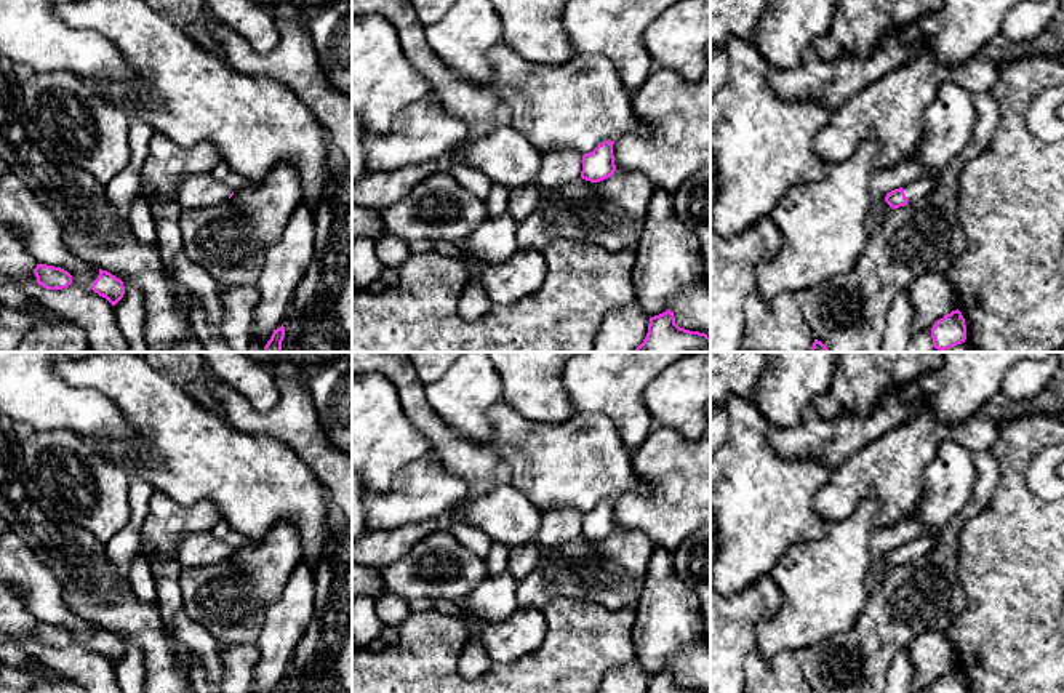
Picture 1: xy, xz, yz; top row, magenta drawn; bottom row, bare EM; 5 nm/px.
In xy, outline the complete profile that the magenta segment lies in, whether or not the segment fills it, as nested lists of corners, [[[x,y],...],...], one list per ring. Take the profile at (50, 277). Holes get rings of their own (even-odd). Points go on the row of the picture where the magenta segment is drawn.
[[[37,264],[34,274],[37,283],[46,290],[62,290],[72,283],[72,275],[61,267]]]

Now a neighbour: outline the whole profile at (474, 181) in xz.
[[[450,165],[448,173],[464,187],[470,195],[486,198],[493,181],[485,176],[480,170],[466,165]]]

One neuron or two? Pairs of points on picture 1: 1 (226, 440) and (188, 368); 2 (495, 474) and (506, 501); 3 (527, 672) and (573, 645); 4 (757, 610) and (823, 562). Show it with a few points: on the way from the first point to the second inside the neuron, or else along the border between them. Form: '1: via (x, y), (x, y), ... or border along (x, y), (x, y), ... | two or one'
1: border along (180, 388), (223, 416) | two
2: border along (503, 477), (480, 496), (463, 498) | two
3: via (538, 672), (546, 672), (562, 656) | one
4: border along (768, 575), (781, 594), (781, 607), (759, 624) | two

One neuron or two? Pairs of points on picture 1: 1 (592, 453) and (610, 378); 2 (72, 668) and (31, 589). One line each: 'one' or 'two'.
1: two
2: one

